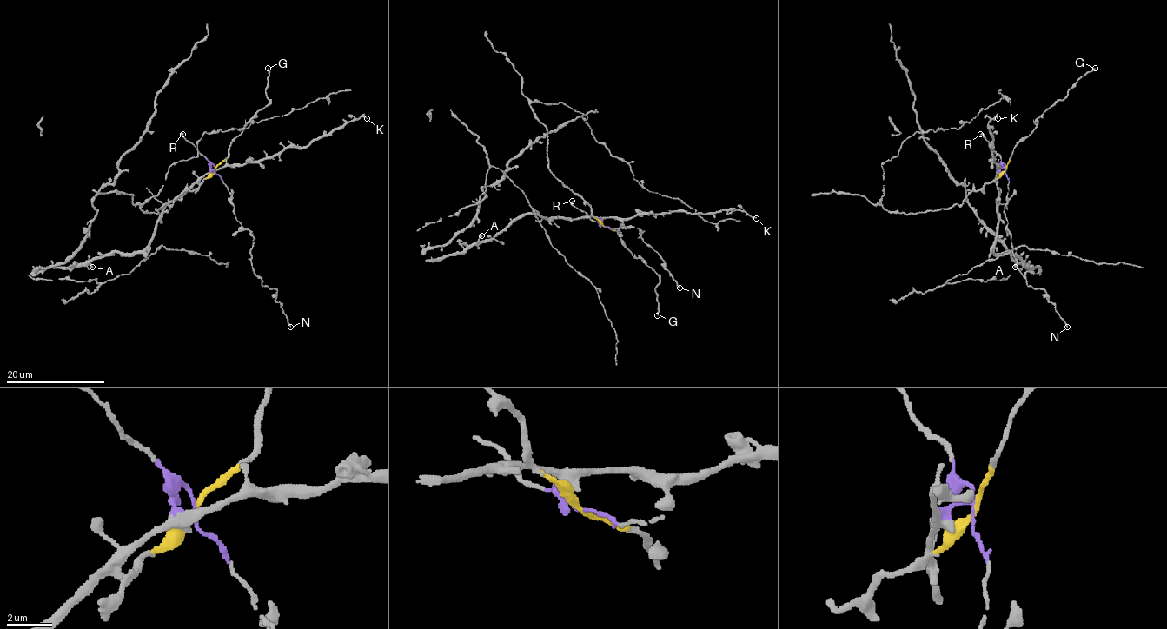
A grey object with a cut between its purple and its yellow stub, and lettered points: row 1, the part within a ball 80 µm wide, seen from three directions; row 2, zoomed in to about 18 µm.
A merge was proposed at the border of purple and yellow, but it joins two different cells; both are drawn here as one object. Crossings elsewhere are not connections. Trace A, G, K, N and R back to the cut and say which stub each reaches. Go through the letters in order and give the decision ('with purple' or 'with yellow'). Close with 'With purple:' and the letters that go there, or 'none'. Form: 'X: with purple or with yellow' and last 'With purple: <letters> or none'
A: with purple
G: with yellow
K: with purple
N: with purple
R: with purple
With purple: A, K, N, R

